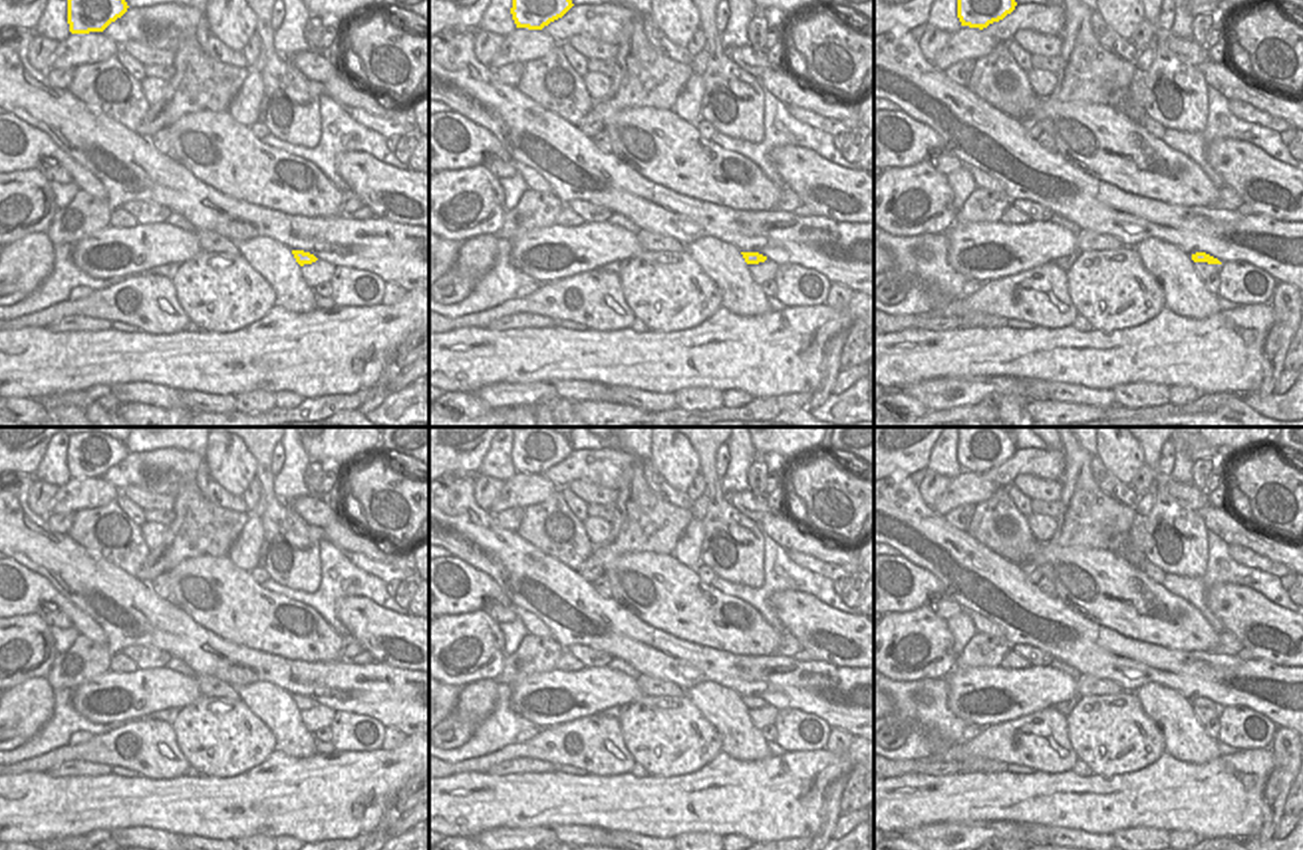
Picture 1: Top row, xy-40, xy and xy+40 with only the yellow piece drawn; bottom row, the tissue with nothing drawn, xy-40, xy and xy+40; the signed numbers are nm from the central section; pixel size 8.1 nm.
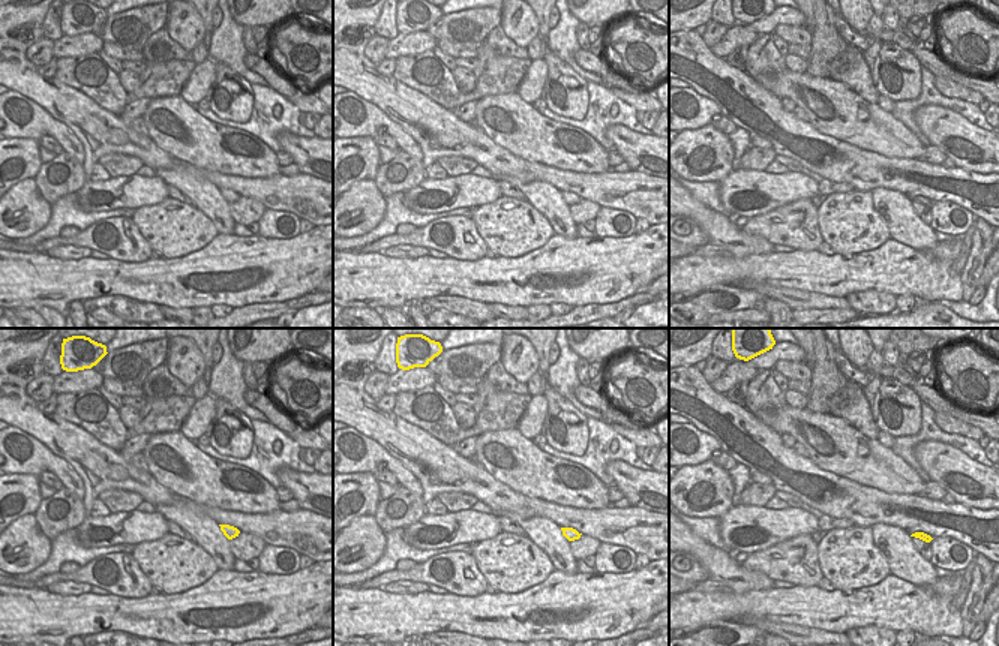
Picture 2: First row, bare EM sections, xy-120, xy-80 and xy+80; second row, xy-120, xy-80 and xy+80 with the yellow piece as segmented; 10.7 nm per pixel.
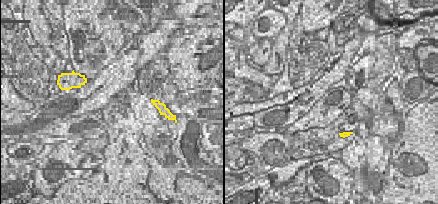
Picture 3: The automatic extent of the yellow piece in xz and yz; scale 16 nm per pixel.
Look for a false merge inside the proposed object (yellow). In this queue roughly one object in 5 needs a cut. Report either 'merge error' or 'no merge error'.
no merge error

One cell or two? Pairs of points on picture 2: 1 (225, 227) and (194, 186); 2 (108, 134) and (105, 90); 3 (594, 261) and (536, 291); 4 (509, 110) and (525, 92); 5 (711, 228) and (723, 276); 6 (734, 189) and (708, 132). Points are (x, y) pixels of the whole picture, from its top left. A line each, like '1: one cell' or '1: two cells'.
1: one cell
2: two cells
3: one cell
4: two cells
5: two cells
6: two cells

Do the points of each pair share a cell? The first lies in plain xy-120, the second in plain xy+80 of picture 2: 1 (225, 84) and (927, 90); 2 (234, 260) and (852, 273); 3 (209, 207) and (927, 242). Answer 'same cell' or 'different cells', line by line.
1: different cells
2: same cell
3: same cell

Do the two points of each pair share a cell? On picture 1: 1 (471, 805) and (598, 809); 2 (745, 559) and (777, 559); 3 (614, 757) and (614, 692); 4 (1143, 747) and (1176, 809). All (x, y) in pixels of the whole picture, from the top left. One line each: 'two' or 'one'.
1: one
2: two
3: two
4: two

